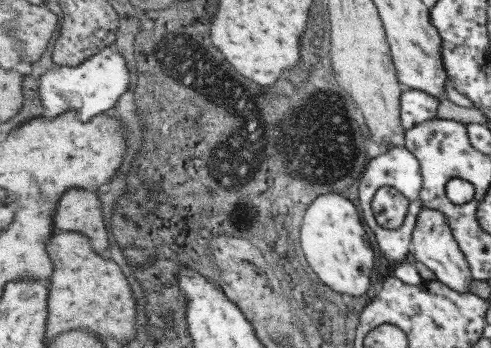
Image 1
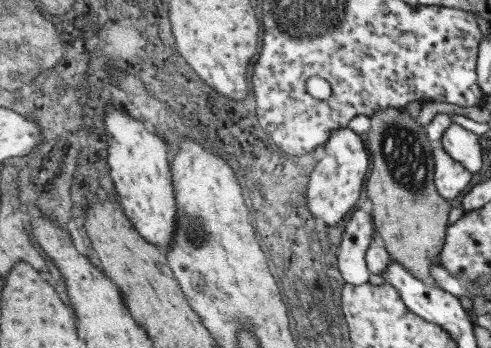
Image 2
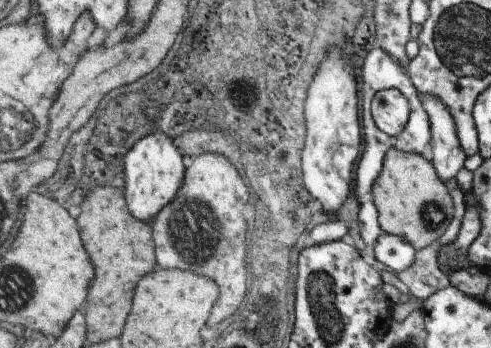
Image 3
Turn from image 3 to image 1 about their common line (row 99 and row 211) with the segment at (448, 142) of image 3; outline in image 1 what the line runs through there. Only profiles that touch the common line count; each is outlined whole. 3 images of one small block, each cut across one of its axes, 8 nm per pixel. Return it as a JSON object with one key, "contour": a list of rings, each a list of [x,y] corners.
{"contour":[[[423,210],[417,214],[417,220],[415,220],[415,226],[413,226],[413,232],[411,232],[411,246],[409,246],[409,254],[413,260],[425,264],[433,274],[435,278],[447,286],[449,290],[453,290],[455,294],[471,294],[471,270],[469,270],[469,264],[463,256],[463,252],[459,250],[457,242],[453,240],[451,236],[451,230],[443,218],[443,214],[439,214],[437,210]]]}

